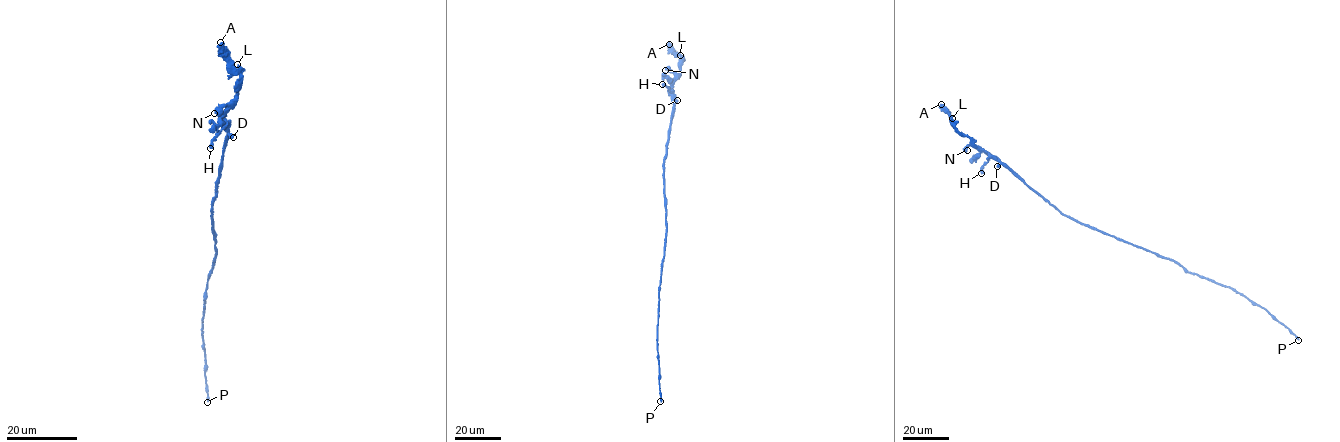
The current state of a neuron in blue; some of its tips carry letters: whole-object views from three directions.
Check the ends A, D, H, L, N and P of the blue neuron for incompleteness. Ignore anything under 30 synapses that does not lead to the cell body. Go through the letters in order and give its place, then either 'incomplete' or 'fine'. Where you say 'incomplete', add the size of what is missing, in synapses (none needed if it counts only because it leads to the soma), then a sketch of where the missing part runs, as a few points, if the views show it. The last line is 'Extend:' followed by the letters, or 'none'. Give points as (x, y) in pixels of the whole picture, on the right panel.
A: (941, 104) | fine
D: (997, 166) | fine
H: (981, 173) | fine
L: (952, 118) | fine
N: (967, 150) | fine
P: (1298, 340) | incomplete | 550 syn
Extend: P

